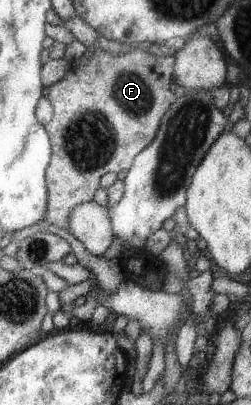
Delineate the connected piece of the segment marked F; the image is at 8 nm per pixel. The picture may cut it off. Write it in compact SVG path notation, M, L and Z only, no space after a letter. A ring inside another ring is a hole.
M95 46L85 64L74 62L61 80L42 87L42 96L52 106L51 120L44 126L51 143L51 156L44 172L47 200L42 220L57 226L59 230L68 230L69 212L77 204L93 198L95 190L99 188L99 178L106 172L127 170L135 155L153 140L161 117L176 99L173 92L173 63L174 55L151 55L140 46L119 56Z

